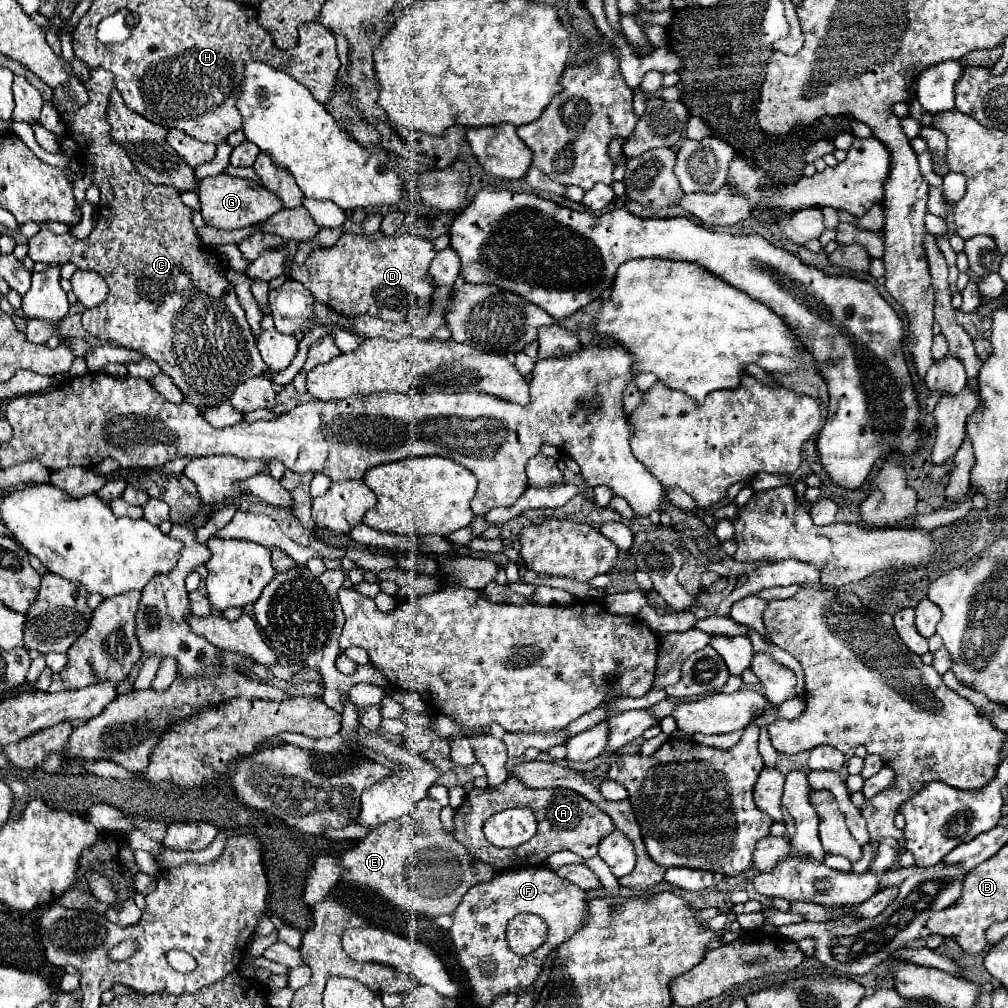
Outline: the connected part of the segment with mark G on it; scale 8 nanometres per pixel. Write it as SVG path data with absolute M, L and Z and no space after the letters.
M218 174L200 180L198 198L200 198L200 212L206 226L220 228L220 230L254 226L280 210L280 200L276 200L276 196L272 196L272 192L268 192L266 188L260 188L258 182L248 178L234 178L228 174Z

